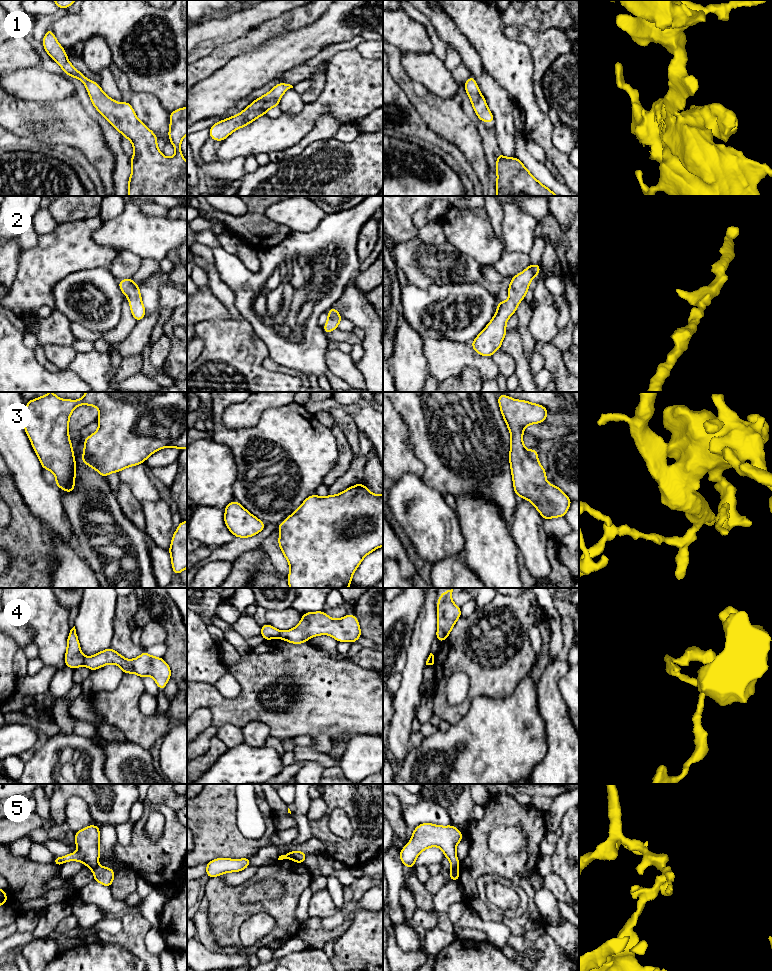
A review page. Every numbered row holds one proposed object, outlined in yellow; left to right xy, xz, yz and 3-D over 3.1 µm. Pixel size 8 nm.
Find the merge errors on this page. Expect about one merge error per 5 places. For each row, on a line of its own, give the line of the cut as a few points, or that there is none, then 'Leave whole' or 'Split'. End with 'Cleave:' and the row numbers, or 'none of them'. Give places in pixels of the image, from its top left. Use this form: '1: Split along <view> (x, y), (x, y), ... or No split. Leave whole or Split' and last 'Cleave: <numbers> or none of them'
1: No split. Leave whole
2: No split. Leave whole
3: No split. Leave whole
4: Split along xy (85, 658), (83, 664). Split
5: Split along xz (289, 852), (290, 858). Split
Cleave: 4, 5

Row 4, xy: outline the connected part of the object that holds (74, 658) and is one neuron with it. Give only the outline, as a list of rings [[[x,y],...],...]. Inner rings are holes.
[[[75,626],[69,632],[64,660],[65,665],[73,670],[84,665],[85,657],[80,649]]]

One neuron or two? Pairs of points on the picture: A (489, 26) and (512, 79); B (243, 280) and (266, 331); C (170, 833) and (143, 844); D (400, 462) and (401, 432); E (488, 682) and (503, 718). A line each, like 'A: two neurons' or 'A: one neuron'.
A: one neuron
B: one neuron
C: one neuron
D: one neuron
E: two neurons

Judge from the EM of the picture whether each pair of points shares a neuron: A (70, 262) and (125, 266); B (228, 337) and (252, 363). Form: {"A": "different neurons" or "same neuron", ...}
{"A": "different neurons", "B": "same neuron"}

